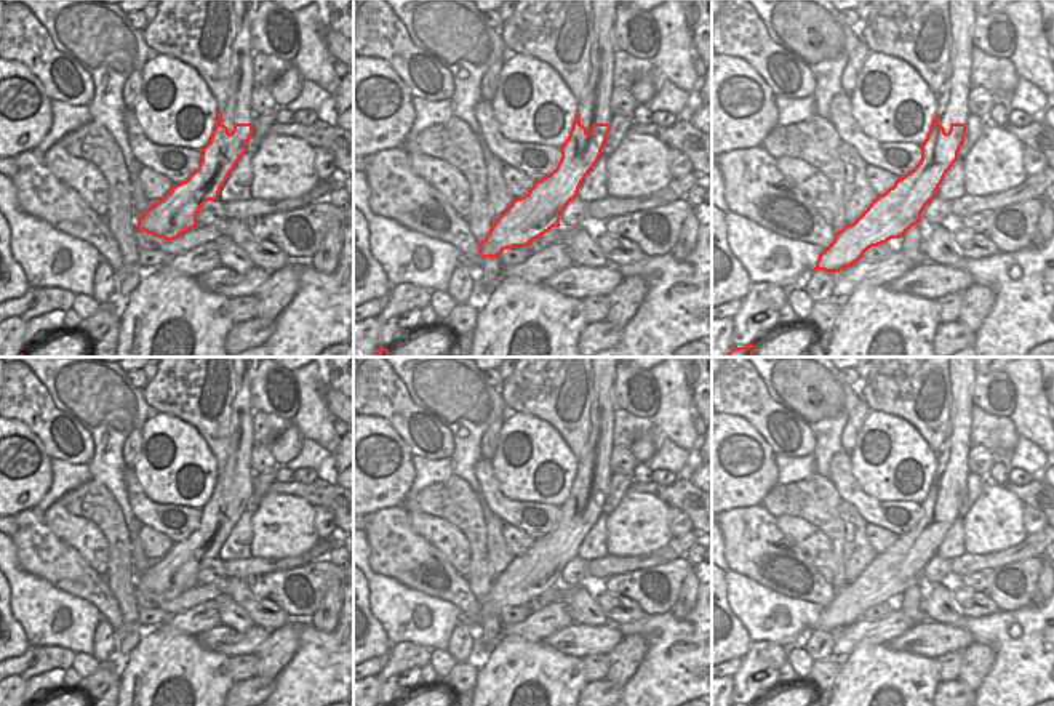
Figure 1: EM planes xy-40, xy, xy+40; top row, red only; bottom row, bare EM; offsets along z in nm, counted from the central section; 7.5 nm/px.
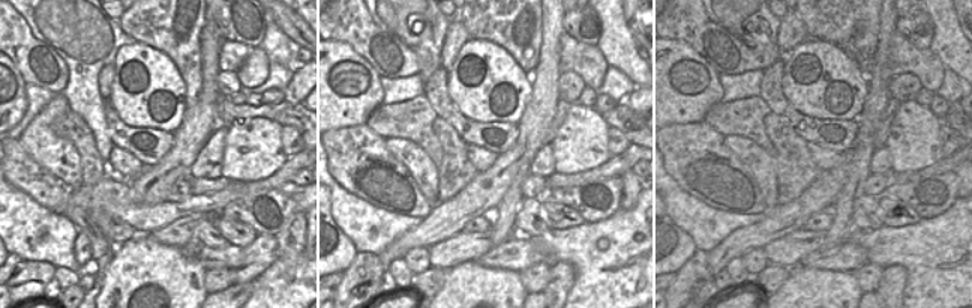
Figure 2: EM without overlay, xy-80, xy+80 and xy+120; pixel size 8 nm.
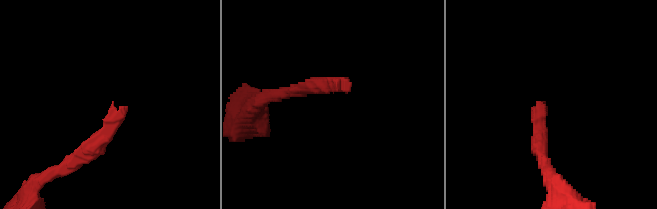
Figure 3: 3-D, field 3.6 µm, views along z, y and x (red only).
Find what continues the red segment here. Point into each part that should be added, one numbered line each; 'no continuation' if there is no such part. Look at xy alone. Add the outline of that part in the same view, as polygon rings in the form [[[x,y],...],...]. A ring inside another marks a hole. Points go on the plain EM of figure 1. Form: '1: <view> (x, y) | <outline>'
1: xy (595, 466) | [[[592,357],[592,408],[589,411],[589,440],[579,463],[581,483],[590,491],[593,482],[609,482],[613,475],[613,386],[619,357]]]

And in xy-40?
1: xy-40 (237, 468) | [[[234,357],[235,394],[230,405],[230,435],[227,463],[222,469],[222,483],[232,491],[235,482],[253,482],[250,466],[253,456],[253,405],[250,387],[261,357]]]

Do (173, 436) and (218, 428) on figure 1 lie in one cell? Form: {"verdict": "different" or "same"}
{"verdict": "different"}

